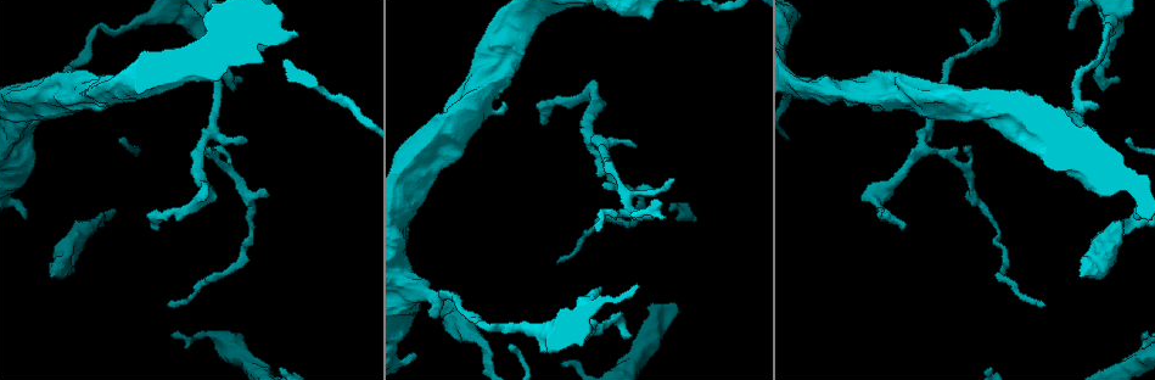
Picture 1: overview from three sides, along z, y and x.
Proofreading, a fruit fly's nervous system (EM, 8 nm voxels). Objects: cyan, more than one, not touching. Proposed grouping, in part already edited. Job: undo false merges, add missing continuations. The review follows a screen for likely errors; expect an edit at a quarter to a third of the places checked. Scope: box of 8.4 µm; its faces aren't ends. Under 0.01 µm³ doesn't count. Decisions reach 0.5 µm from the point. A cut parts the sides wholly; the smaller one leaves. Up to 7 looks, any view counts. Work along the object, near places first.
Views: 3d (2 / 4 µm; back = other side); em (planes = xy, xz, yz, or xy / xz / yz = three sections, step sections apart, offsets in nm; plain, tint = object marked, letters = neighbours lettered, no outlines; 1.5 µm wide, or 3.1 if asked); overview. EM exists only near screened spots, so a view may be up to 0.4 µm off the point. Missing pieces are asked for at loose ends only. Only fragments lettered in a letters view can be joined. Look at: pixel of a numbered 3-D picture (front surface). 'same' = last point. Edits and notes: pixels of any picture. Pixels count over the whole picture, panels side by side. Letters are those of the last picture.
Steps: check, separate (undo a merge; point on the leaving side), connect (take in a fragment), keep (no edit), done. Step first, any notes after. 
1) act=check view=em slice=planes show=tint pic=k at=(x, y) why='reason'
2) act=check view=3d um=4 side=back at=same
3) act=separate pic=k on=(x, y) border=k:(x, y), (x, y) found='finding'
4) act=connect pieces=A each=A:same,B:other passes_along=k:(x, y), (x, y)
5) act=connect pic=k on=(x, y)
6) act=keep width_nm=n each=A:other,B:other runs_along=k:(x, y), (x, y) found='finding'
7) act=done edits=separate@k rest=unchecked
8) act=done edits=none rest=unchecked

act=check view=3d um=4 side=back pic=1 at=(226, 78) why='sharp bend'

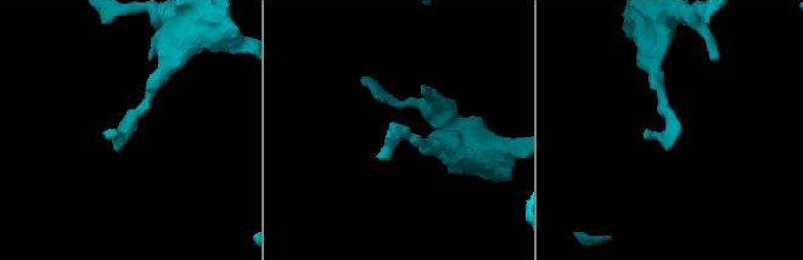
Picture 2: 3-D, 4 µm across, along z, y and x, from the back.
act=check view=em slice=planes show=letters pic=2 at=(127, 130) why='now the EM'

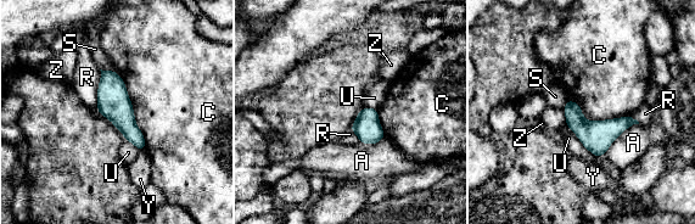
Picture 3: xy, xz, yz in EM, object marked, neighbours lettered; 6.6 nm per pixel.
act=keep each=A:other,C:other,R:other,S:other,U:other,Y:other,Z:other border=3:(116, 72), (124, 83), (146, 147) found='continuous, no second neuron'

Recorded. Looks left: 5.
act=check view=3d um=4 pic=1 at=(863, 197) why='free end'

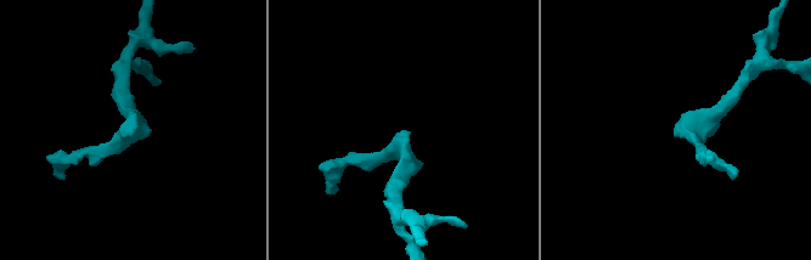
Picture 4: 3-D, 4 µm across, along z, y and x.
act=check view=em slice=planes show=letters pic=4 at=(133, 134) why='now the EM'

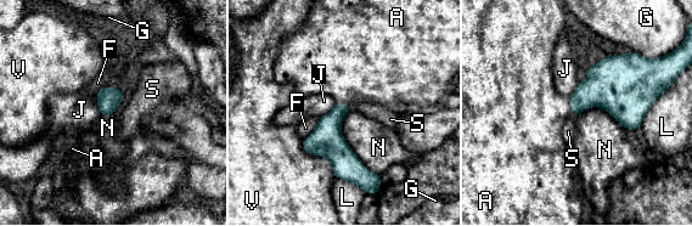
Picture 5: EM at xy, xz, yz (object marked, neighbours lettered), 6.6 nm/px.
act=connect pieces=A width_nm=160 each=A:same,F:other,G:other,J:other,L:other,N:other,S:other,V:other passes_along=5:(603, 88), (570, 106), (534, 113) found='it goes on there'

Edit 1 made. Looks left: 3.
act=check view=3d um=2 pic=1 at=(52, 277) why='branch stops here'

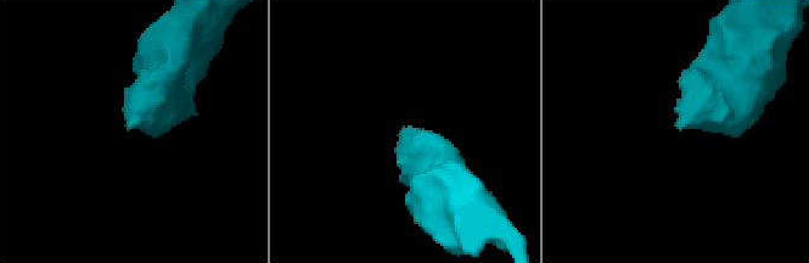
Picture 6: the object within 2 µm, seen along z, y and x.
act=check view=em slice=planes show=tint pic=6 at=(401, 129)

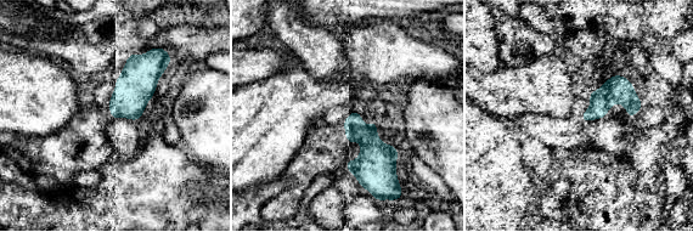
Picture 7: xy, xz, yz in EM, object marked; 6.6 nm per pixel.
act=check view=em slice=planes show=letters at=same

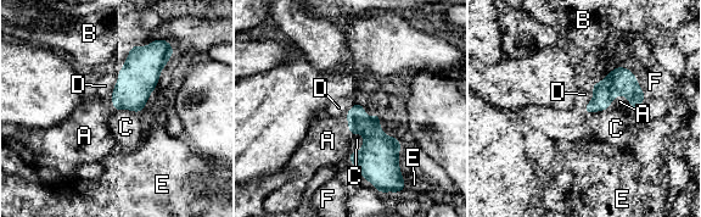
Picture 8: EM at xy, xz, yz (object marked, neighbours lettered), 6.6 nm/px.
act=connect pieces=A longest_contact=D:300nm each=A:same,B:other,C:other,D:other,E:other,F:other found='it goes on there'

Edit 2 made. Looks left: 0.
act=done edits=connect@5,connect@8 rest=unchecked

